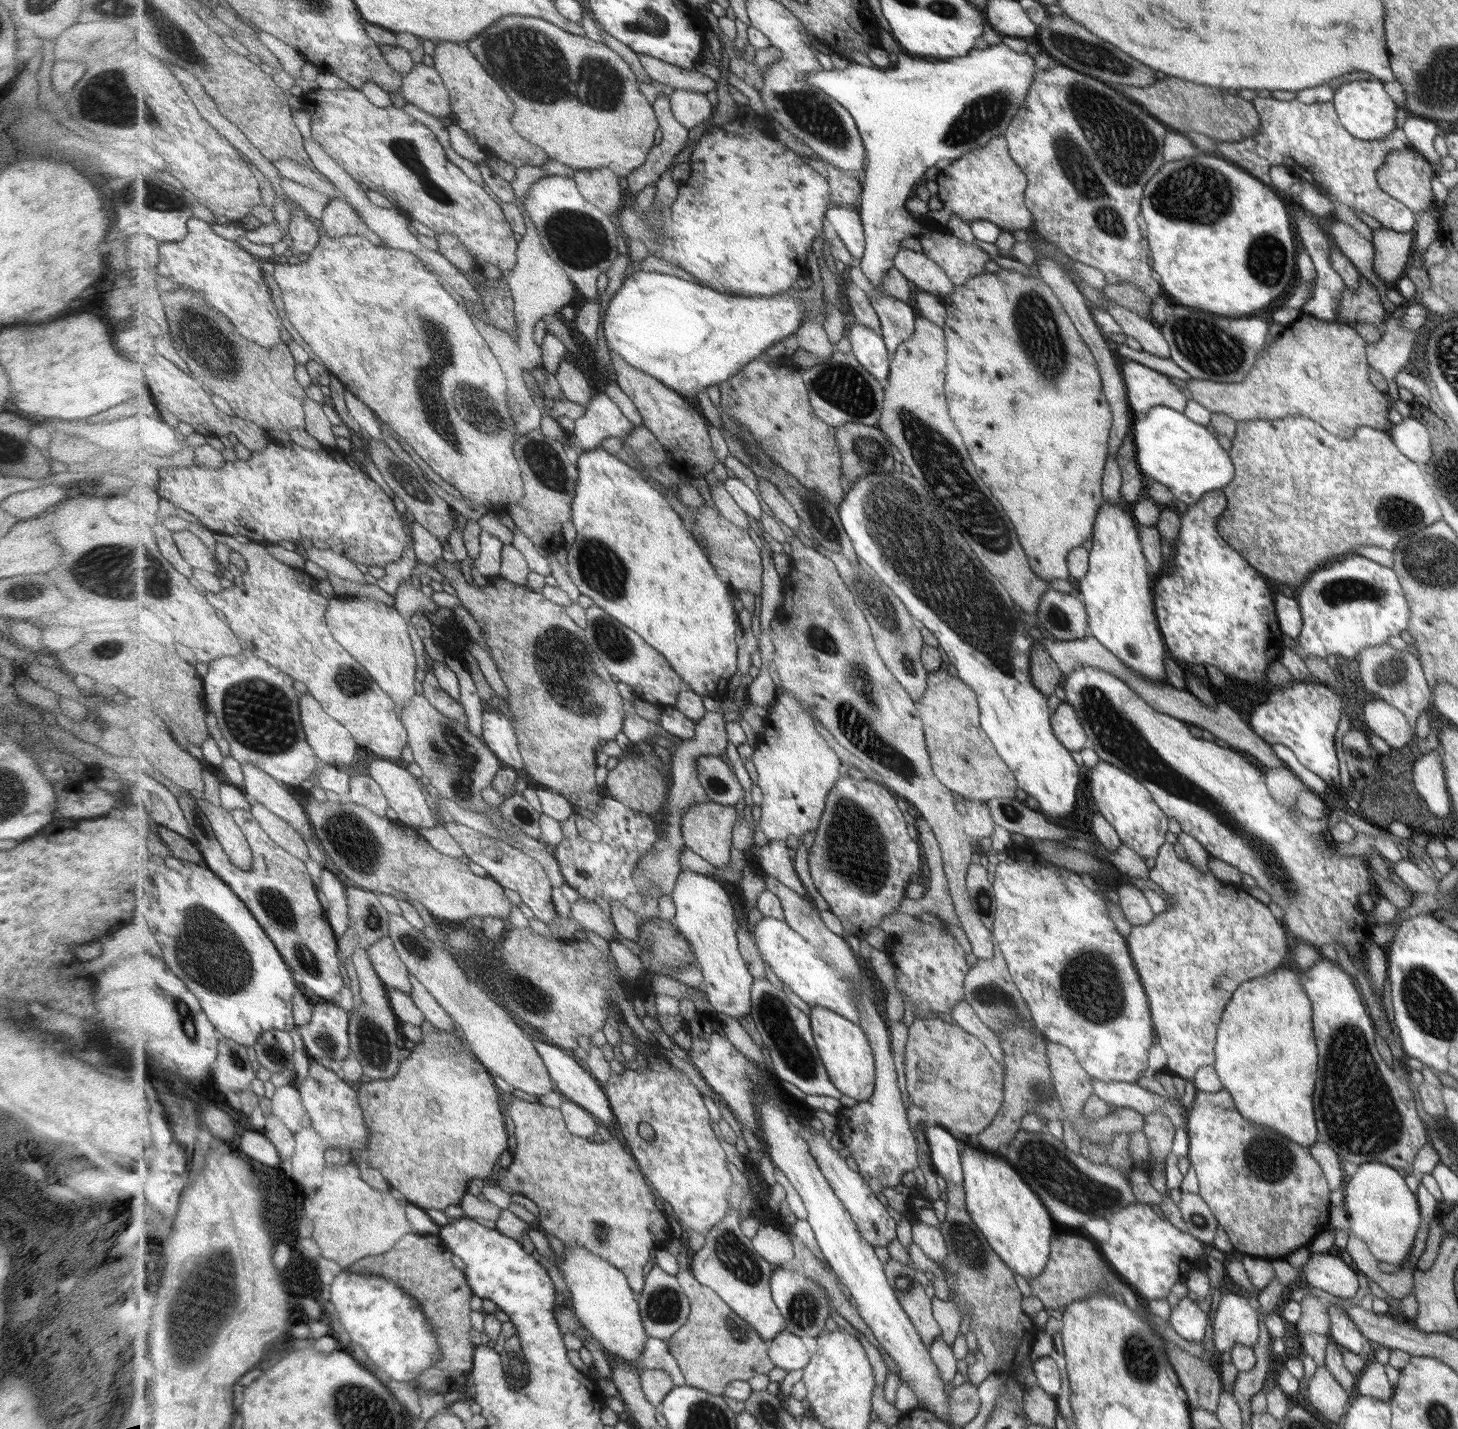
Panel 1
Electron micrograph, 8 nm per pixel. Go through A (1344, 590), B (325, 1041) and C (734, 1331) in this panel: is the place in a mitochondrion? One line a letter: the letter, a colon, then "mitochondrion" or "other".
A: mitochondrion
B: mitochondrion
C: mitochondrion

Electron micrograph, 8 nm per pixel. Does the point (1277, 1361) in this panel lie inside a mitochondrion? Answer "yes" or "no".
no

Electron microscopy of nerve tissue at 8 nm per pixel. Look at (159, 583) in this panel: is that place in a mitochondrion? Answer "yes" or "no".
yes

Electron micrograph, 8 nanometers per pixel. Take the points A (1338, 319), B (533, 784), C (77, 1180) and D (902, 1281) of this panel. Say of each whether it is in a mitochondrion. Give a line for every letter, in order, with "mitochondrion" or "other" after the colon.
A: other
B: other
C: mitochondrion
D: mitochondrion

